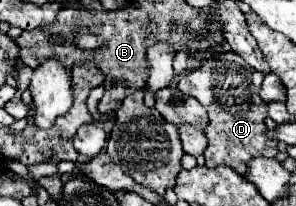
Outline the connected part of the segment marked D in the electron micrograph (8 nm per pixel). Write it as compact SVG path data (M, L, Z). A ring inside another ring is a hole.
M234 52L220 54L218 58L210 58L202 62L198 70L180 76L178 90L182 90L182 94L190 98L196 98L208 112L210 124L204 128L204 134L208 138L208 146L204 150L208 168L226 164L238 174L244 174L246 162L250 158L256 156L274 158L278 154L276 148L278 142L266 138L264 134L266 132L264 118L268 116L268 106L258 96L262 80L264 74L258 74L248 62L244 62Z

